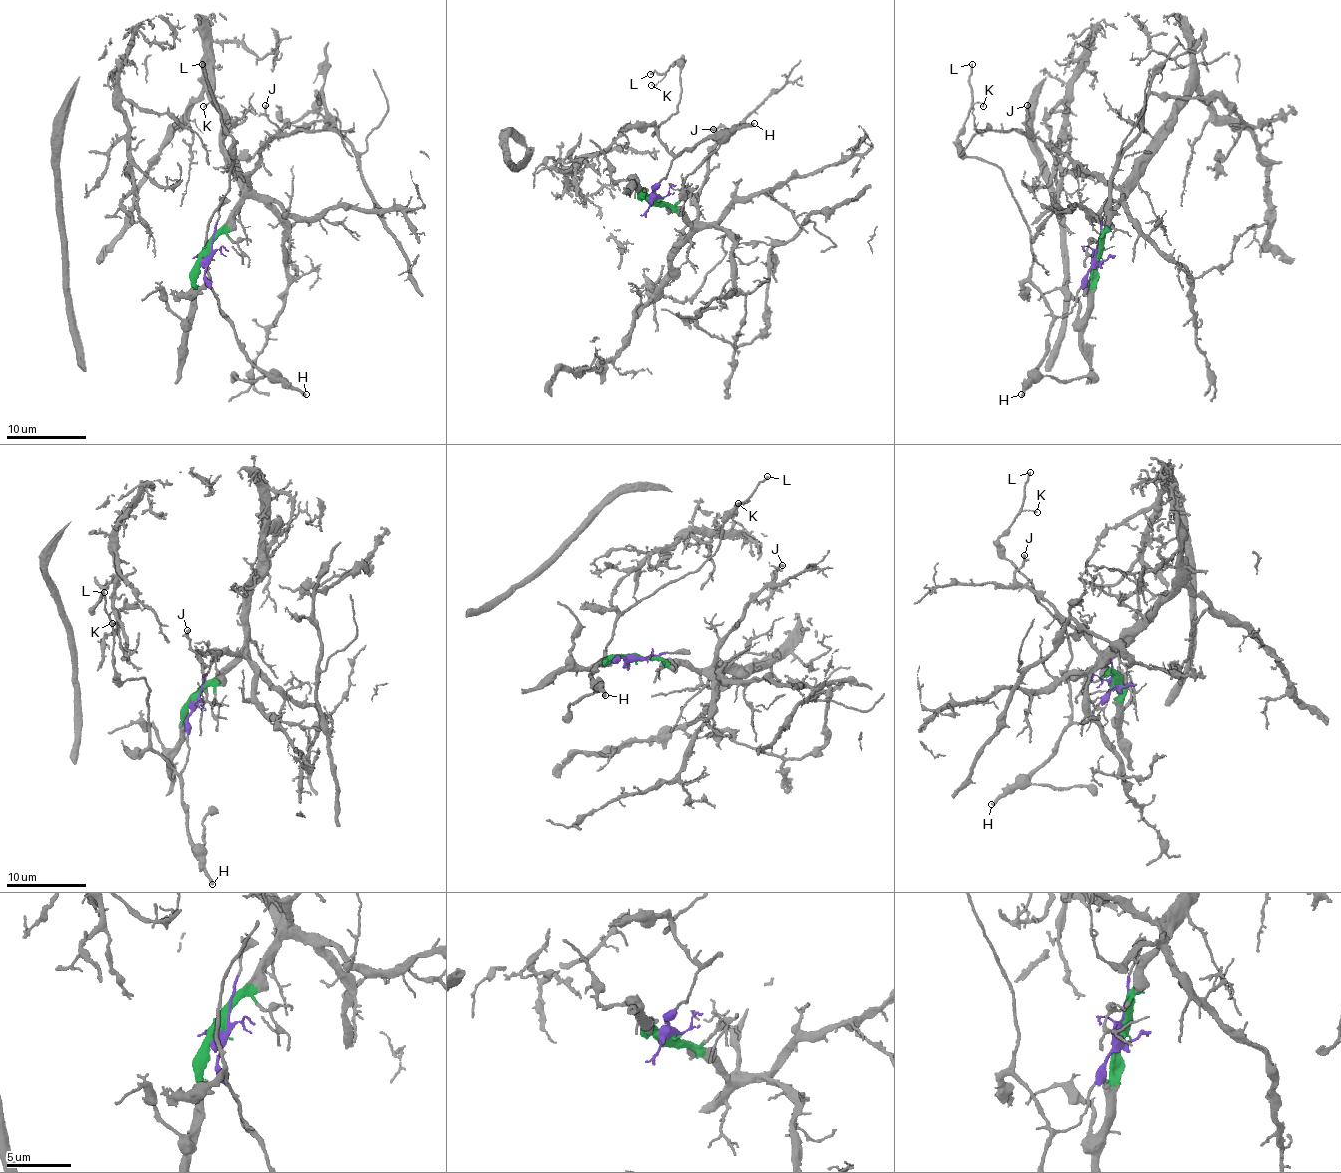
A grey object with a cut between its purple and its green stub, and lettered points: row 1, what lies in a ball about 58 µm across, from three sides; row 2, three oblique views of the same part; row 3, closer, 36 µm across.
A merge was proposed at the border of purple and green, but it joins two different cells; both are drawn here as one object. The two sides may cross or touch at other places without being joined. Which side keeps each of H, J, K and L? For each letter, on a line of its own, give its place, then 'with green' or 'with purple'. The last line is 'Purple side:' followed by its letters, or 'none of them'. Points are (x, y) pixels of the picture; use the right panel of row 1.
H: place (1021, 394); with purple
J: place (1027, 105); with green
K: place (983, 106); with purple
L: place (972, 64); with purple
Purple side: H, K, L

